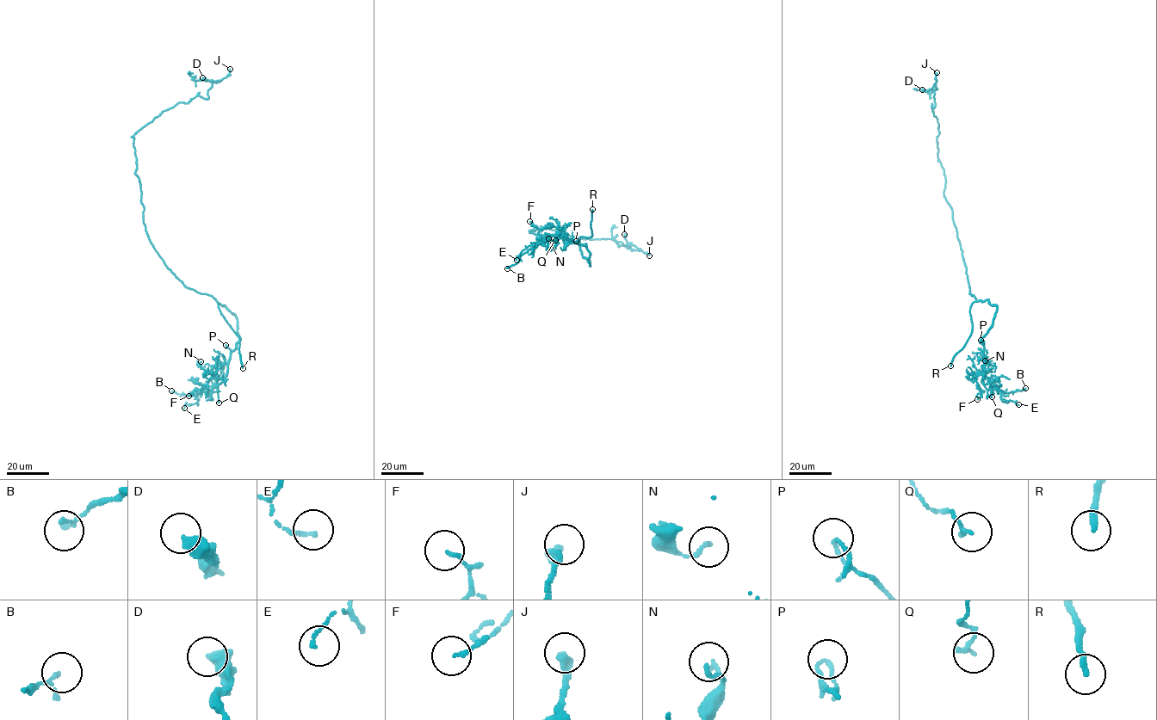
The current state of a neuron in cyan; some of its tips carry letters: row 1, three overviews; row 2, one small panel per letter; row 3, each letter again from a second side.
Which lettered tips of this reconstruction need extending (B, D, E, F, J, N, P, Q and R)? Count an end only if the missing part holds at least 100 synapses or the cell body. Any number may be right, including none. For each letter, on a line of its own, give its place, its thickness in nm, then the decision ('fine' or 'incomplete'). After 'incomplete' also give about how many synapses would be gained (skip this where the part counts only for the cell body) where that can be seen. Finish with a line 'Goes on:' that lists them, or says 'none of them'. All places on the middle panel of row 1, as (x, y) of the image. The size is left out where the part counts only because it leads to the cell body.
B: at (507, 268); 90 nm thick; fine
D: at (624, 234); 400 nm thick; fine
E: at (516, 260); 130 nm thick; fine
F: at (529, 221); 120 nm thick; fine
J: at (649, 255); 340 nm thick; fine
N: at (548, 238); 140 nm thick; fine
P: at (576, 241); 100 nm thick; fine
Q: at (555, 240); 170 nm thick; fine
R: at (592, 209); 220 nm thick; incomplete
Goes on: R

